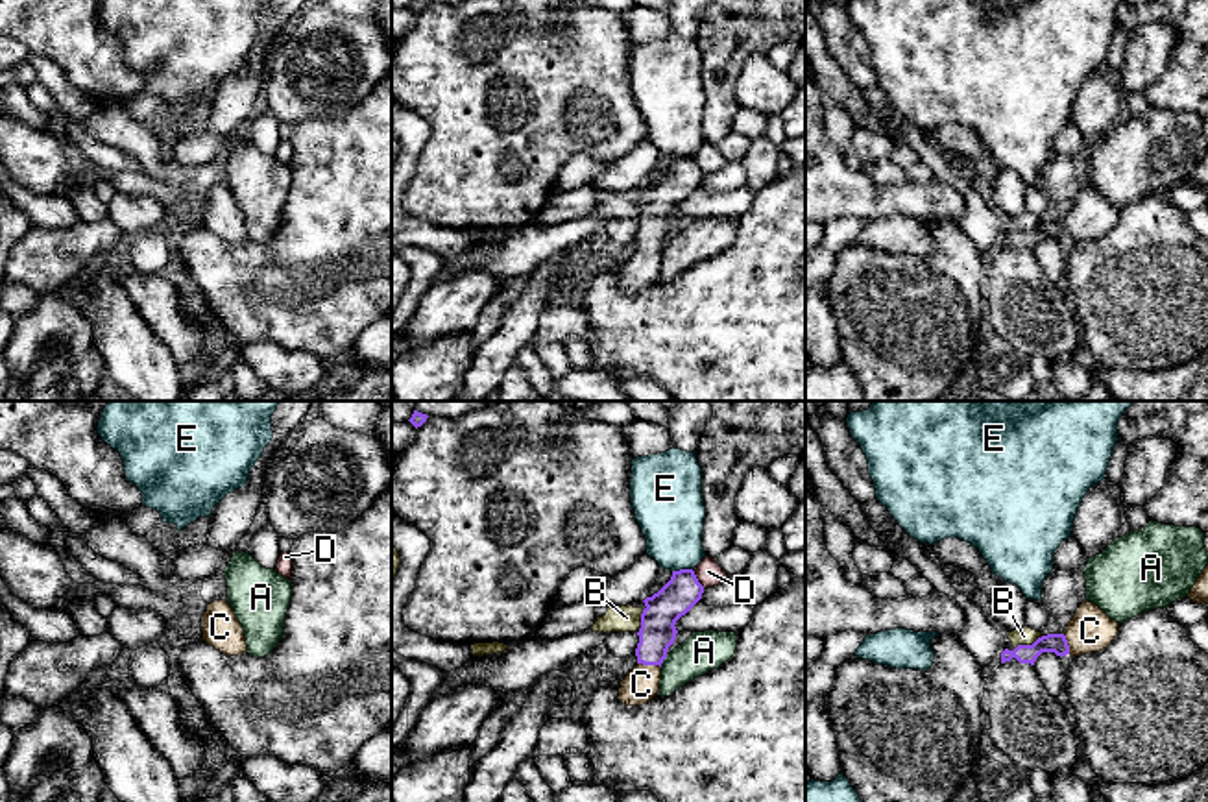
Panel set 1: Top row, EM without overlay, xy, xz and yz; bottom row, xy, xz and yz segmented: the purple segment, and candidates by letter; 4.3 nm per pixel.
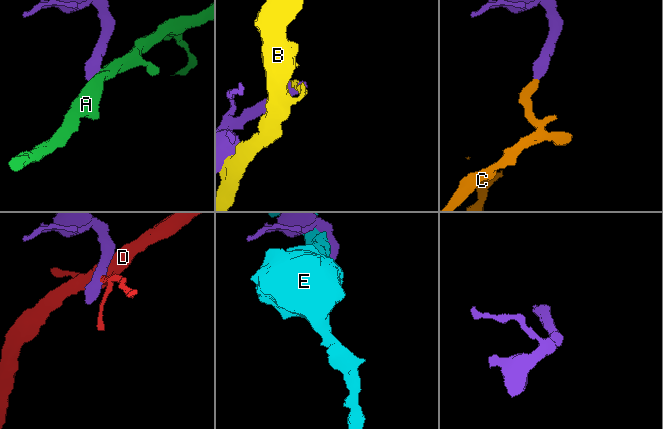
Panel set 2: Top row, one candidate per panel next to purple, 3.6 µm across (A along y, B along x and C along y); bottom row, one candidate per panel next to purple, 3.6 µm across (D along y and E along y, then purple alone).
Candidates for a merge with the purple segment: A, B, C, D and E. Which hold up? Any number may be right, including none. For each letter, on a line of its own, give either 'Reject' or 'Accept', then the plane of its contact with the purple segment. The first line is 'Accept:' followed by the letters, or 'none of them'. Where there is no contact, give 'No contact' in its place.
Accept: C
A: Reject. Touches purple in xz
B: Reject. Touches purple in yz
C: Accept. Touches purple in xz
D: Reject. Touches purple in xz
E: Reject. Touches purple in xz

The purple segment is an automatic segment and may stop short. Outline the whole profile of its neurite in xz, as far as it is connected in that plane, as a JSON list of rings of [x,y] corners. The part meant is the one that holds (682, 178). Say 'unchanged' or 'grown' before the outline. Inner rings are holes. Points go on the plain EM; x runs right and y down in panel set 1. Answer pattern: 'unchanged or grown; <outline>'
grown; [[[693,155],[672,157],[670,166],[652,183],[646,183],[641,200],[637,251],[624,262],[619,286],[626,292],[643,292],[659,279],[661,249],[676,225],[676,207],[685,201],[704,179]]]

